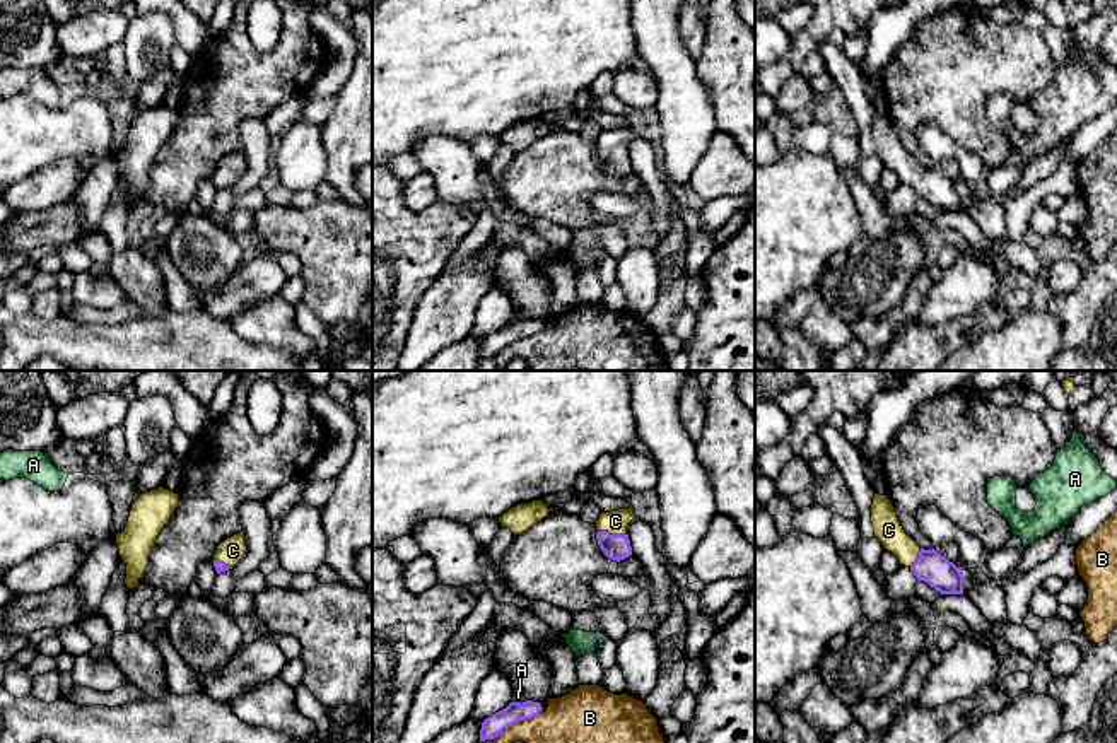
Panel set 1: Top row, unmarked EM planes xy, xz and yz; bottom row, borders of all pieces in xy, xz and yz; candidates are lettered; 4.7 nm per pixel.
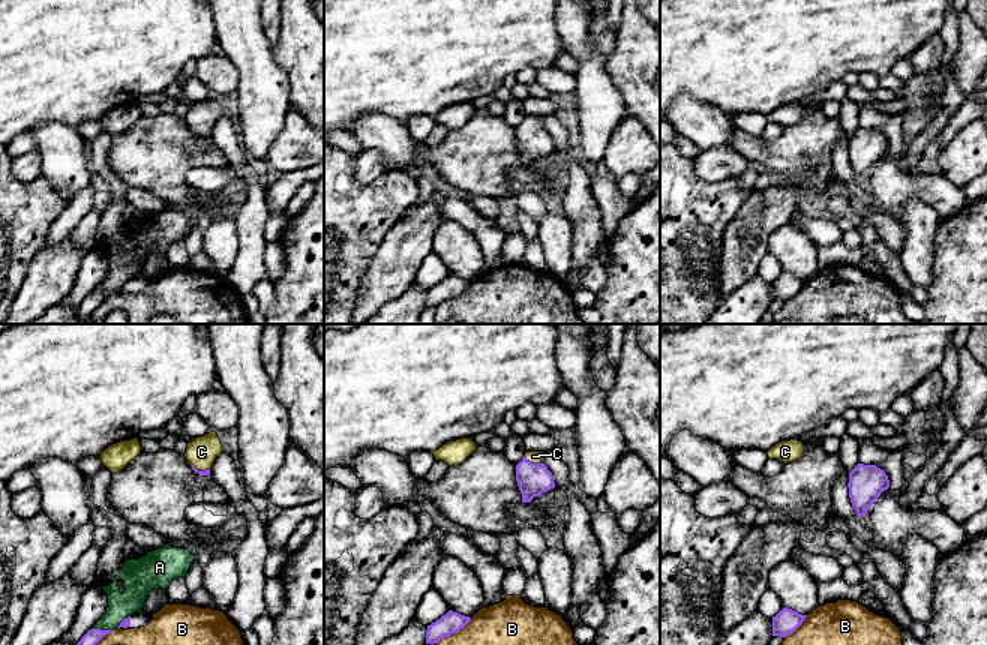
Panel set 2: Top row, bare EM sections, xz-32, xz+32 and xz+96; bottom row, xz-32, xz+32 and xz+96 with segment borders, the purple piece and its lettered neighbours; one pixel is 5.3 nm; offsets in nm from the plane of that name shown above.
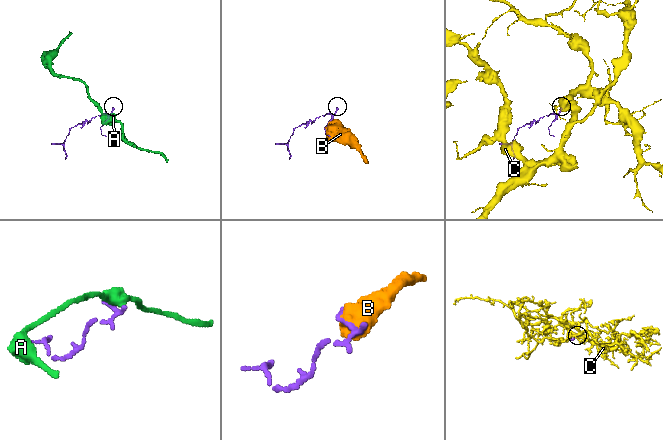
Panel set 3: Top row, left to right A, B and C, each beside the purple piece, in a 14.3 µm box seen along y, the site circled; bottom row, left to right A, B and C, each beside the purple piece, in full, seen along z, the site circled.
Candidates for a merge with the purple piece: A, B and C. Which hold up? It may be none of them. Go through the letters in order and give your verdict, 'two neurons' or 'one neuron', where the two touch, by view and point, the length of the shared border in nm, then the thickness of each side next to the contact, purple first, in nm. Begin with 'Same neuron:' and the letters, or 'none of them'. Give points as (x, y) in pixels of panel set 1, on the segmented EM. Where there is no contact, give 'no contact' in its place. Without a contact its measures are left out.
Same neuron: C
A: two neurons | xz (520, 702) | 70 nm | 100/50 nm
B: two neurons | xz (514, 723) | 260 nm | 100/220 nm
C: one neuron | xz (612, 535) | 140 nm | 130/110 nm

